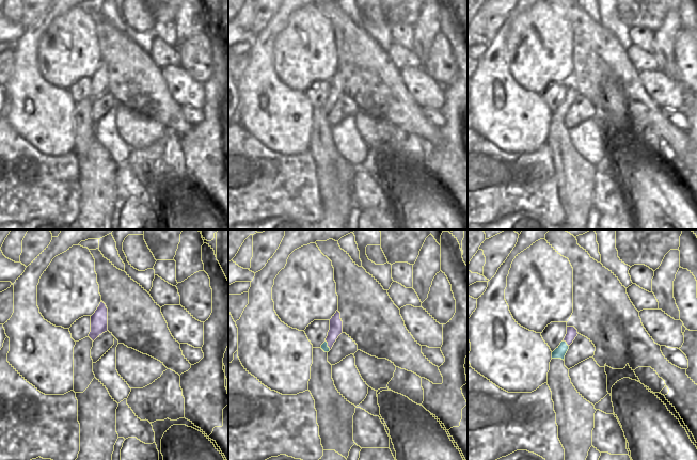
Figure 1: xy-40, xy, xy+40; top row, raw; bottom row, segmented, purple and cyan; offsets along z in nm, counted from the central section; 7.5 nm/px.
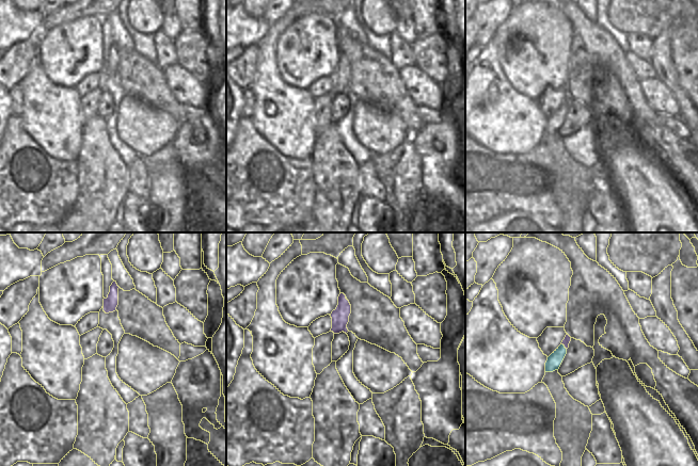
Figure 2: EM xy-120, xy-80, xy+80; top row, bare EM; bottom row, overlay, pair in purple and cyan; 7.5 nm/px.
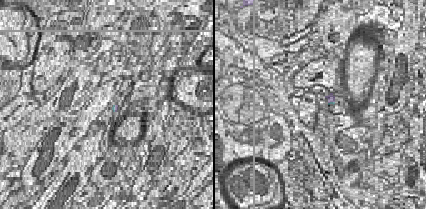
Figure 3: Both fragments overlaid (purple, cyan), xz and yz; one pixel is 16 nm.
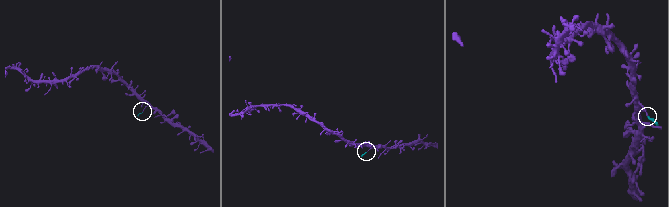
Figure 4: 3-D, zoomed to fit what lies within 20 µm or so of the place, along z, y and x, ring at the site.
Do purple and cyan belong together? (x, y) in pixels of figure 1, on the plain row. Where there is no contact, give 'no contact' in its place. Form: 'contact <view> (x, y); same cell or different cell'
contact xy+40 (566, 102); different cell

